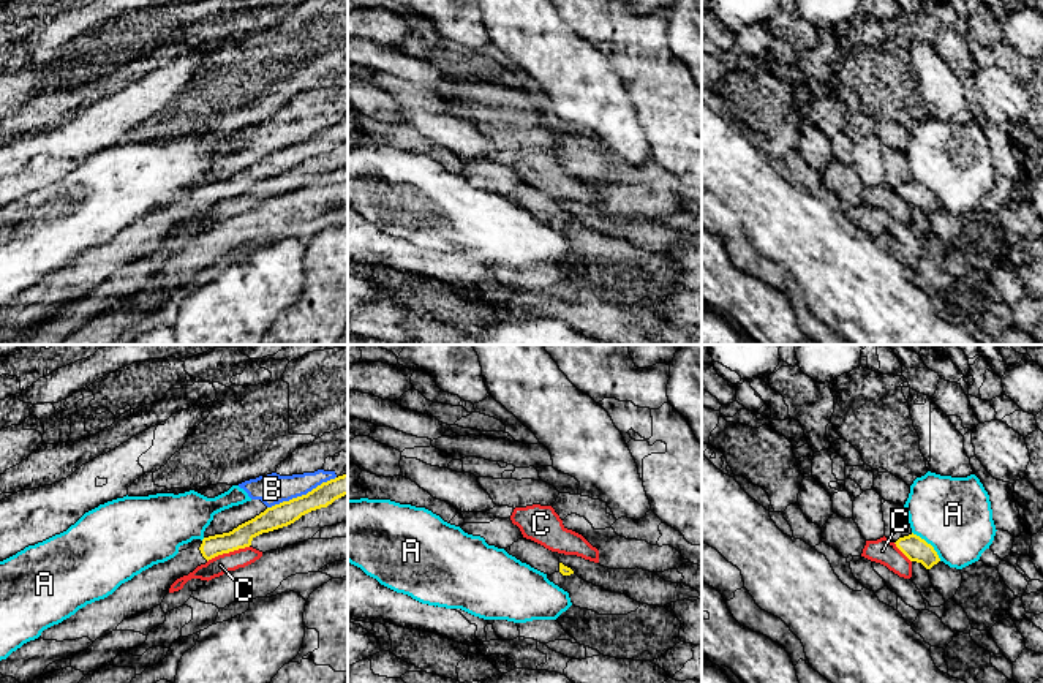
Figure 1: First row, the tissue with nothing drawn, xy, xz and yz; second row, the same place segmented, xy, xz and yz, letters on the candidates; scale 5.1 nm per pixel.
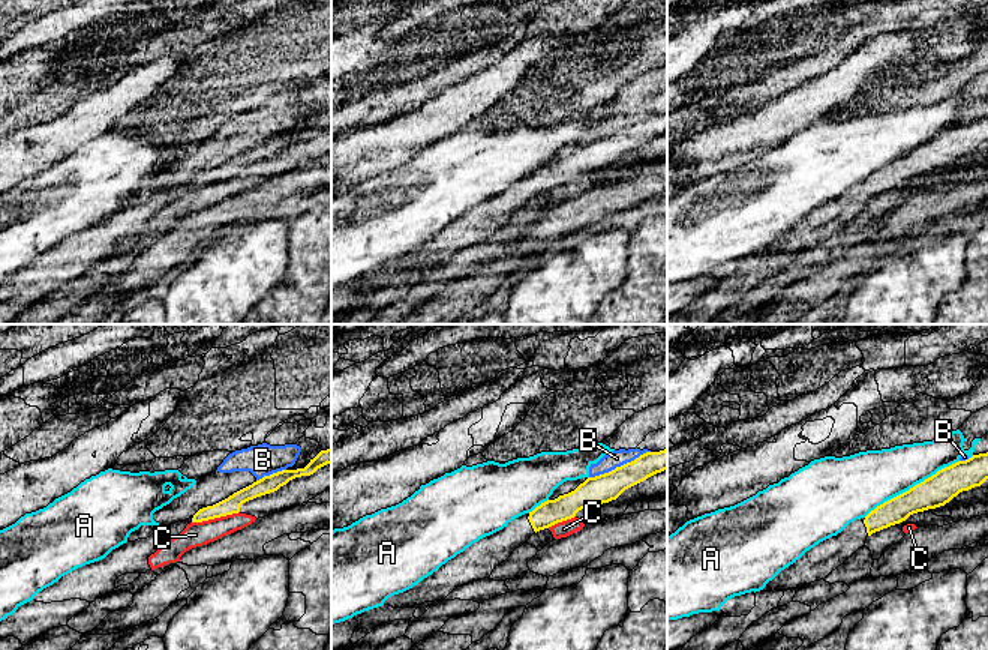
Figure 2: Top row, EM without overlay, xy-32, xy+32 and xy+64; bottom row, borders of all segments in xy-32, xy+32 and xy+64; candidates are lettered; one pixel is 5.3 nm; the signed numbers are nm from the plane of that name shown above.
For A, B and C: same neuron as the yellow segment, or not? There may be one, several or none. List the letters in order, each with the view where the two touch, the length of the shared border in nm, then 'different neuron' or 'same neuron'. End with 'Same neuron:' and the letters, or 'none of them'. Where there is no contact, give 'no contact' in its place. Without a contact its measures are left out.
A: yz | 220 nm | different neuron
B: xy | 380 nm | different neuron
C: xy | 240 nm | different neuron
Same neuron: none of them

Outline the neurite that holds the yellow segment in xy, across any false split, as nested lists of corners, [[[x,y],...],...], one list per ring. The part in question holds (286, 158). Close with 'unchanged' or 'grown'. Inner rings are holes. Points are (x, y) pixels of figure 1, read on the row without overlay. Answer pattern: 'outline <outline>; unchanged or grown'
outline [[[348,119],[322,128],[307,141],[267,153],[229,179],[204,183],[174,204],[142,217],[107,243],[87,250],[2,305],[0,345],[13,343],[21,332],[40,323],[49,310],[71,305],[87,296],[96,285],[115,277],[123,266],[161,251],[171,231],[198,212],[218,201],[250,193],[256,182],[288,172],[345,141],[348,141]]]; grown

